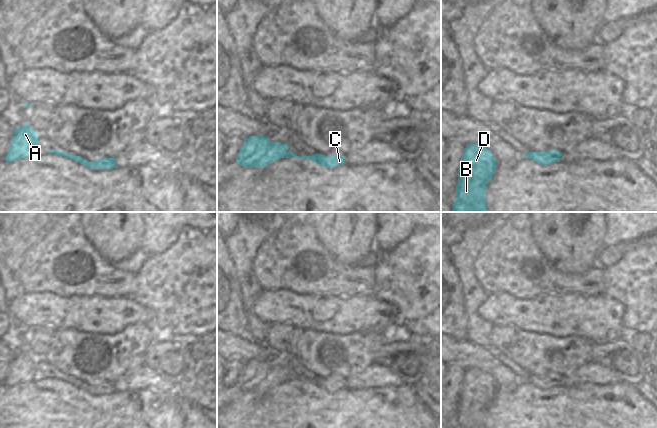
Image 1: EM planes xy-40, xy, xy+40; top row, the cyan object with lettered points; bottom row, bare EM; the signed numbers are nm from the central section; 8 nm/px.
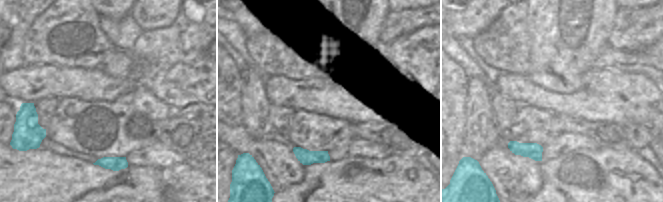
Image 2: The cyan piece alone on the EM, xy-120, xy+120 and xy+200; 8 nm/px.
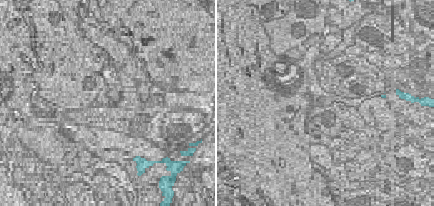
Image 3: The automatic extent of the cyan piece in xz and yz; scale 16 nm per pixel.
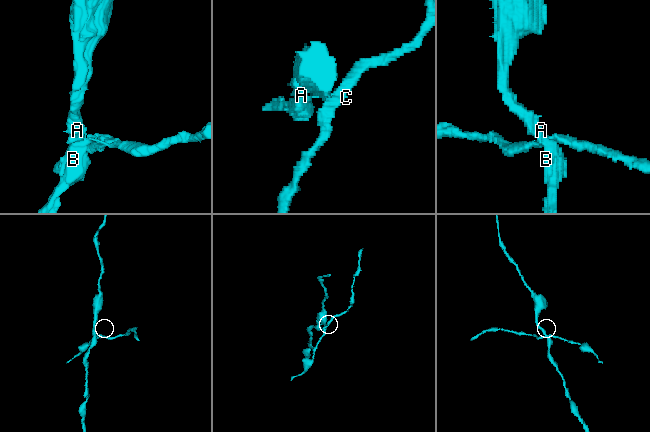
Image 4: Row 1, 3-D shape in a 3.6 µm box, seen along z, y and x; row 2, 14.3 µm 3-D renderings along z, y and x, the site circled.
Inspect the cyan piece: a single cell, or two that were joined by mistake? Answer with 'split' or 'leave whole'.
split

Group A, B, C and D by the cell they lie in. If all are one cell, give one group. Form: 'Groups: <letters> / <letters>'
Groups: A B D / C

